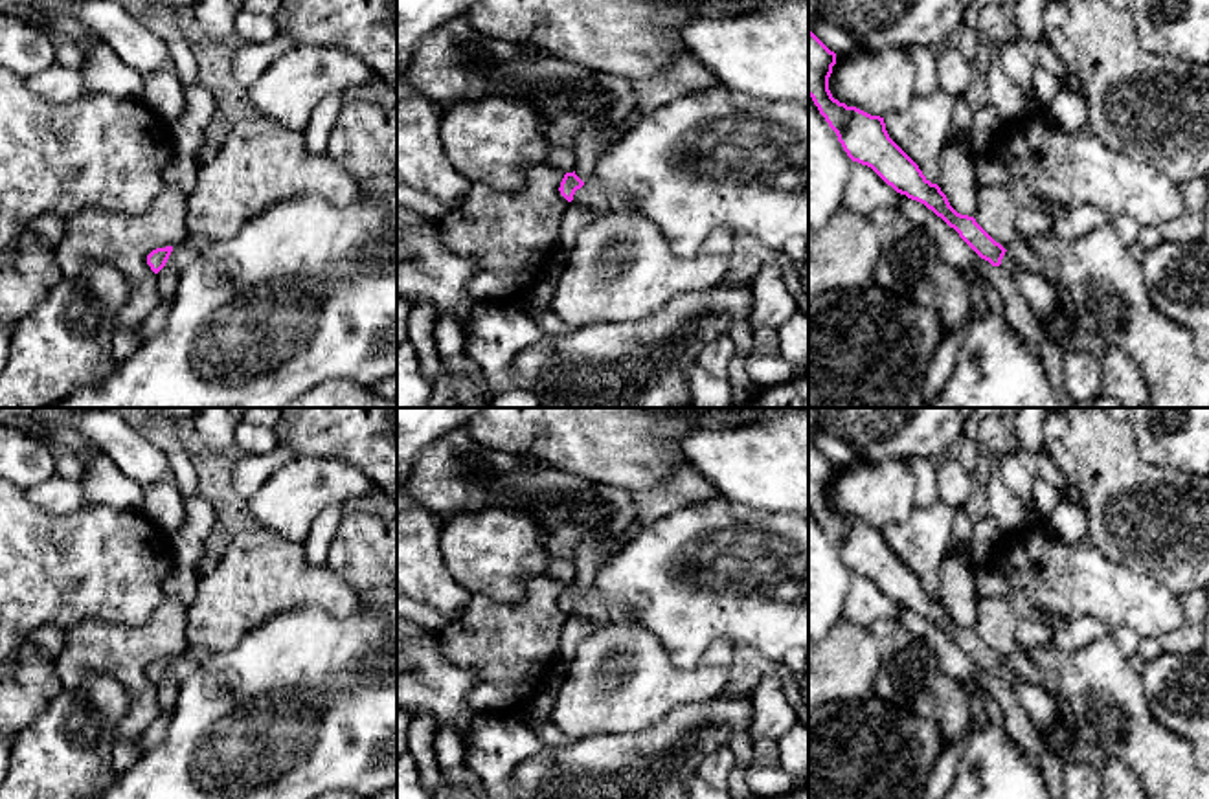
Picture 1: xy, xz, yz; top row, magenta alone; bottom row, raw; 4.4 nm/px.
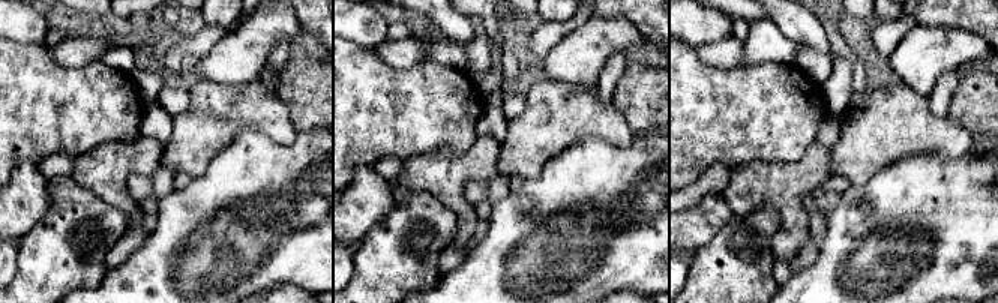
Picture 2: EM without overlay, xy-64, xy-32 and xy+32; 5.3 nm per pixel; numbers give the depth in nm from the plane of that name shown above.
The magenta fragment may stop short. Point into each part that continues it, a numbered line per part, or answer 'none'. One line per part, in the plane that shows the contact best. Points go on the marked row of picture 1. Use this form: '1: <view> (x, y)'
1: xy (182, 256)

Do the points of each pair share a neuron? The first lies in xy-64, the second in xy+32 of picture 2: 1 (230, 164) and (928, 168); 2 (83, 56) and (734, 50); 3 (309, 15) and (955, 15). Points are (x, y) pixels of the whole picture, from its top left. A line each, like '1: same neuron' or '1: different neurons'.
1: same neuron
2: same neuron
3: same neuron

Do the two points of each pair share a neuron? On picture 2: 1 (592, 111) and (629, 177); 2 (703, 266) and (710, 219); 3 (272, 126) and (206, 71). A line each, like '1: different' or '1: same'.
1: different
2: different
3: different

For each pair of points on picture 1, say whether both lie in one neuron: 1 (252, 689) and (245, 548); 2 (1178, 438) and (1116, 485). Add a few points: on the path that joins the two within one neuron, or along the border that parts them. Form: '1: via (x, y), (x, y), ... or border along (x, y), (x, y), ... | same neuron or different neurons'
1: border along (287, 610), (271, 616), (230, 649), (214, 654) | different neurons
2: border along (1130, 427), (1136, 449), (1149, 461), (1187, 474) | different neurons

